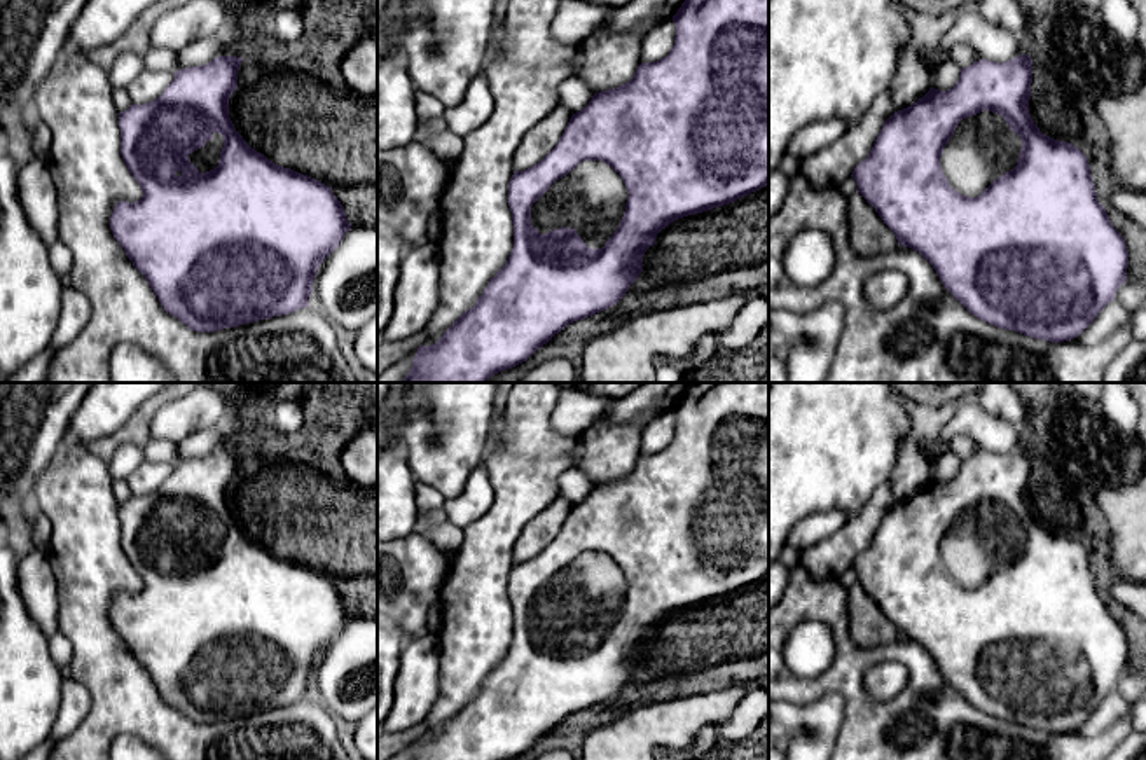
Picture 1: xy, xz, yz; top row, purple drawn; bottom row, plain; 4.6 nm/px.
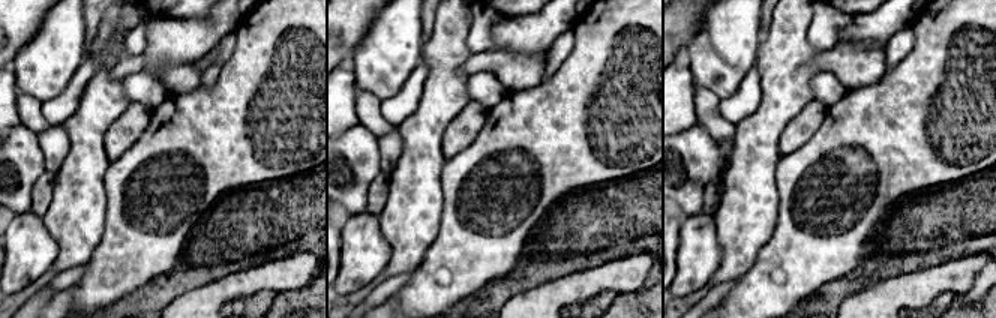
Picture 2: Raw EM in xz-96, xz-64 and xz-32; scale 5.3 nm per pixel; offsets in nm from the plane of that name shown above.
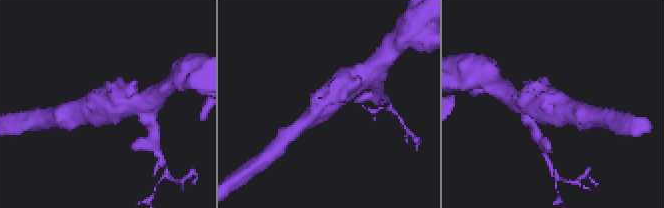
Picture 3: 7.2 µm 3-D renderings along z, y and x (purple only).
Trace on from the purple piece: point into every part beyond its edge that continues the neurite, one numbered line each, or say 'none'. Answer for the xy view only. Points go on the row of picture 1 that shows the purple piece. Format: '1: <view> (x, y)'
1: xy (207, 158)

